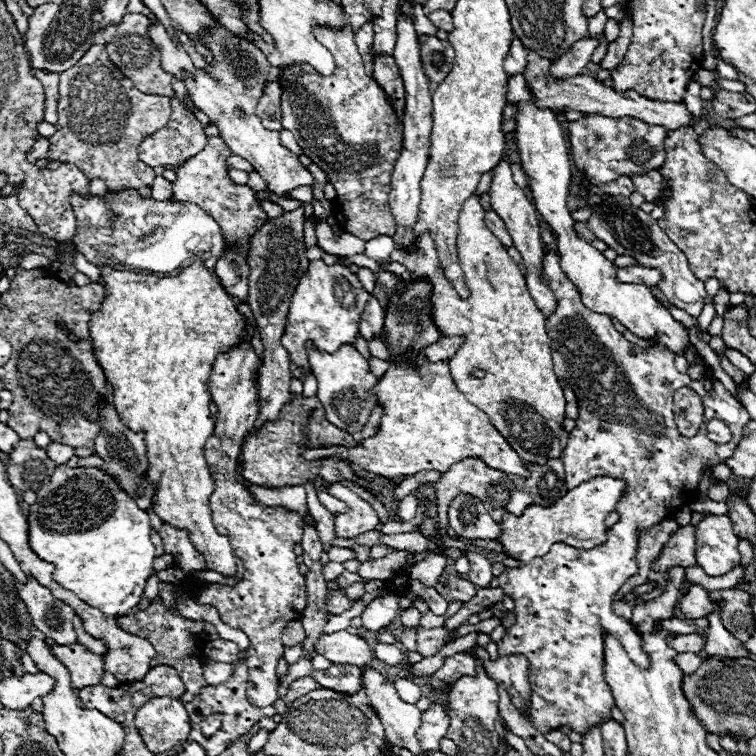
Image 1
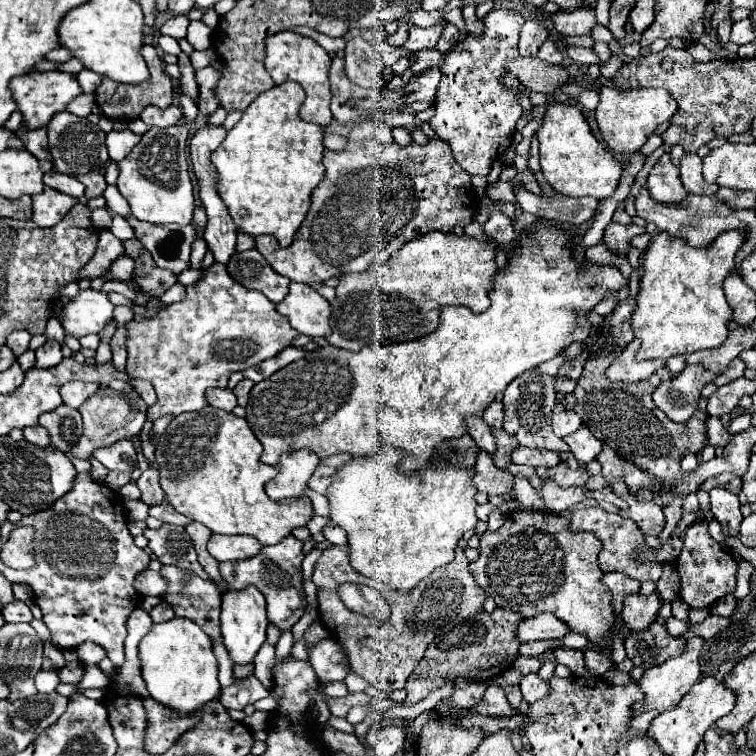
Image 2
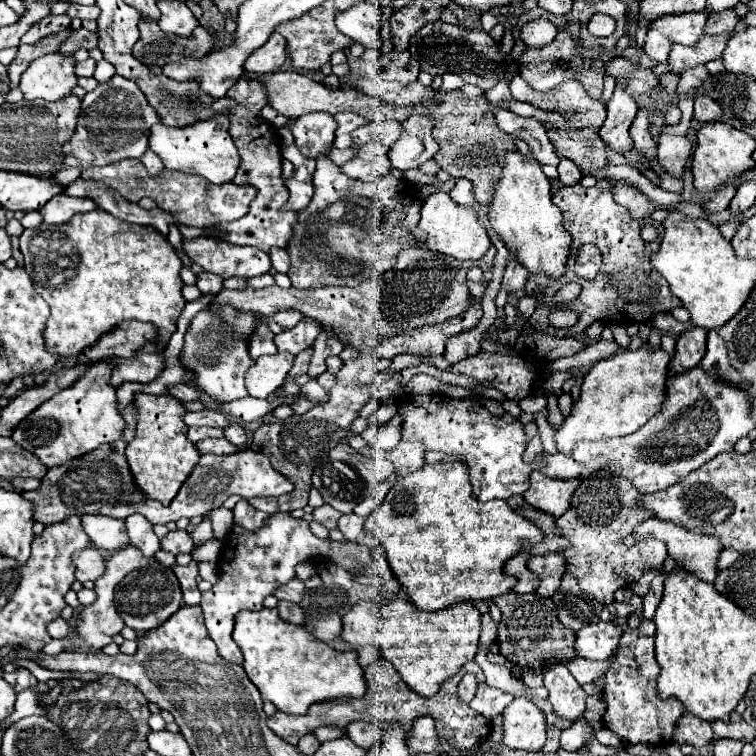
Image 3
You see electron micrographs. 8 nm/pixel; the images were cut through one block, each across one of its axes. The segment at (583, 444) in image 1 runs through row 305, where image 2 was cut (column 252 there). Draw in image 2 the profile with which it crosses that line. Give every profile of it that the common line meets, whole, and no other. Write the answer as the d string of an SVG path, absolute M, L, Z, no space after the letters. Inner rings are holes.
M286 536L282 542L274 546L262 546L262 550L246 560L220 562L220 574L230 584L230 588L244 588L246 584L254 584L266 598L268 620L280 626L280 630L292 628L306 608L306 596L302 590L302 542L294 536Z

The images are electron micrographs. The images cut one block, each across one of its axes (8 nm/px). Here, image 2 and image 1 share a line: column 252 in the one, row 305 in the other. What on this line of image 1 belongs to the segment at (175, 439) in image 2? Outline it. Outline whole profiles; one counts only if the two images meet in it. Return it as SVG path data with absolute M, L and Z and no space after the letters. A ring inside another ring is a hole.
M470 196L462 206L460 218L458 218L457 247L460 256L460 266L466 278L466 284L470 288L470 298L460 300L456 290L450 286L450 282L442 276L442 270L438 266L438 254L434 248L434 242L430 234L422 234L420 238L420 250L412 254L397 254L394 250L389 259L391 262L404 264L414 278L430 278L434 290L432 290L432 306L434 306L434 322L442 330L444 336L464 336L464 344L458 348L458 356L450 358L450 374L468 398L468 402L476 404L486 416L492 420L494 428L502 432L502 436L508 440L508 444L516 450L516 454L524 462L536 462L546 464L550 458L560 458L562 454L562 420L566 418L566 400L564 392L558 384L558 378L552 370L552 348L550 338L546 334L546 318L536 306L534 298L530 296L526 288L526 278L518 270L518 264L512 262L512 258L506 254L506 246L486 228L484 224L484 210L480 206L478 196ZM474 368L480 368L486 372L486 378L472 378L470 372Z

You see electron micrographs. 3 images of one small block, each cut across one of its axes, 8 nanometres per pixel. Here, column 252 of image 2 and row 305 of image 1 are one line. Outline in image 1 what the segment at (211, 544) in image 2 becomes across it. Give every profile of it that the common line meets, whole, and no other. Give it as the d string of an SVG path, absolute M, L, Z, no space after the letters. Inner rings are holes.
M500 162L494 172L492 172L492 184L490 184L490 204L492 210L506 222L508 234L514 242L514 248L522 254L522 262L526 264L526 284L528 290L532 292L532 296L536 296L536 304L540 306L540 310L544 312L544 316L550 316L556 308L556 298L552 294L552 290L542 282L540 278L540 266L542 266L542 258L544 258L544 244L540 238L540 222L538 222L538 212L534 208L534 204L526 198L526 194L522 192L522 188L518 188L518 184L512 178L512 168L508 162Z

